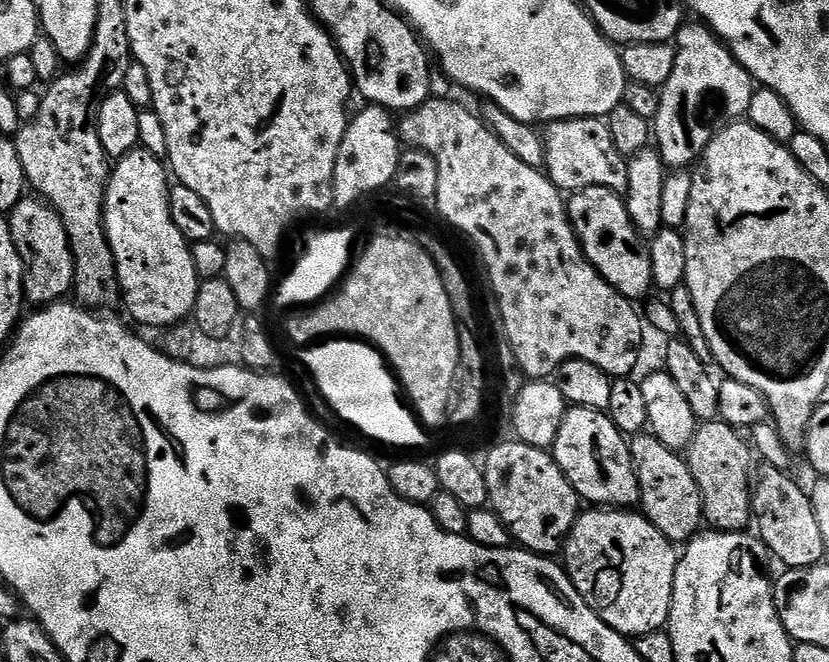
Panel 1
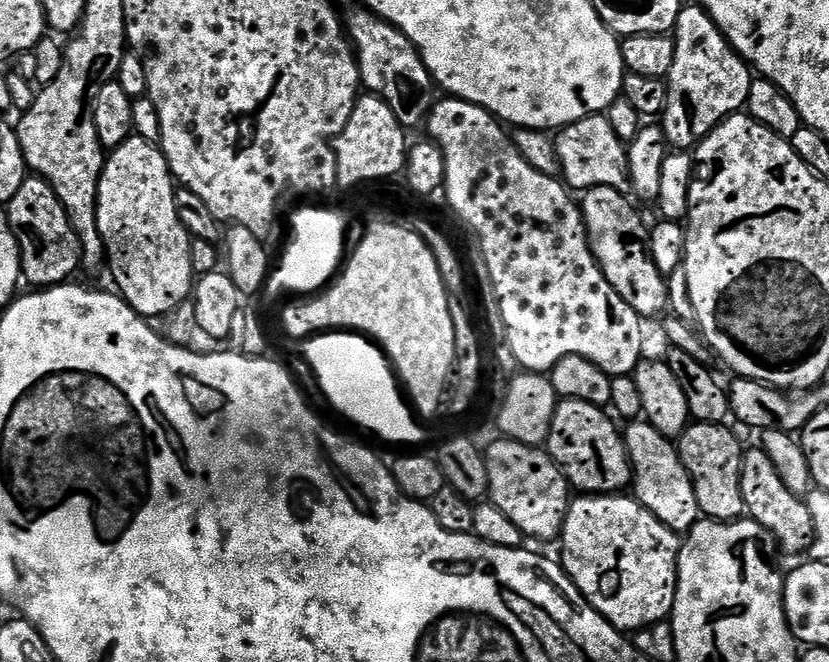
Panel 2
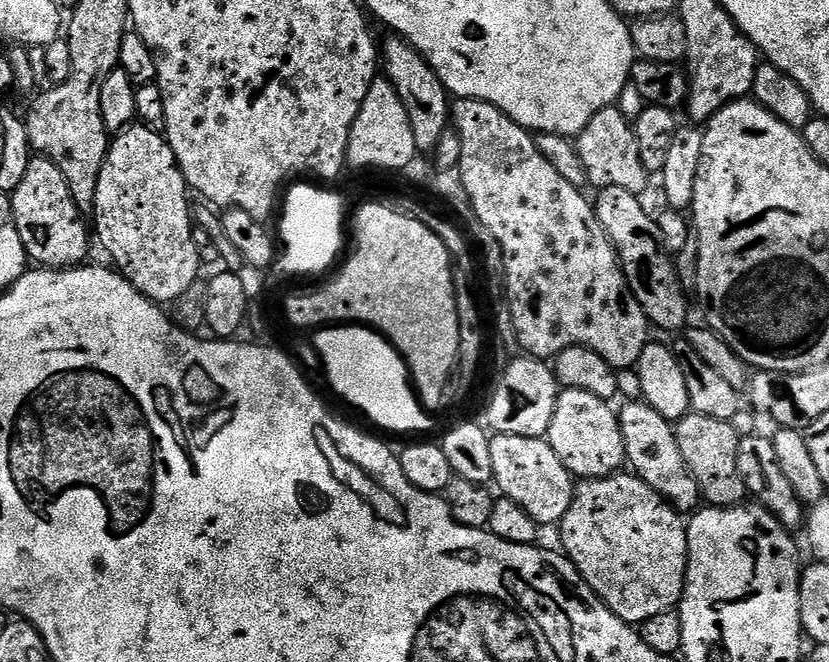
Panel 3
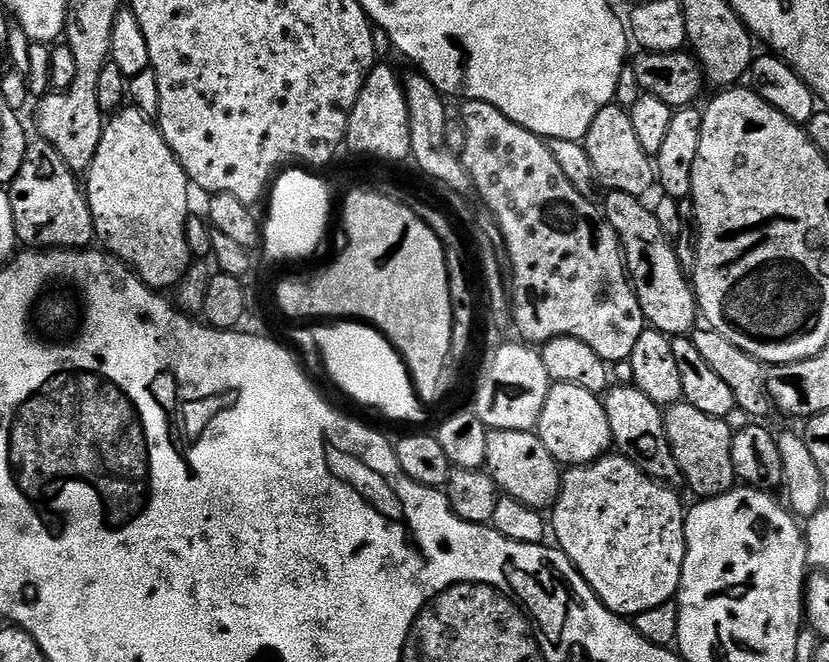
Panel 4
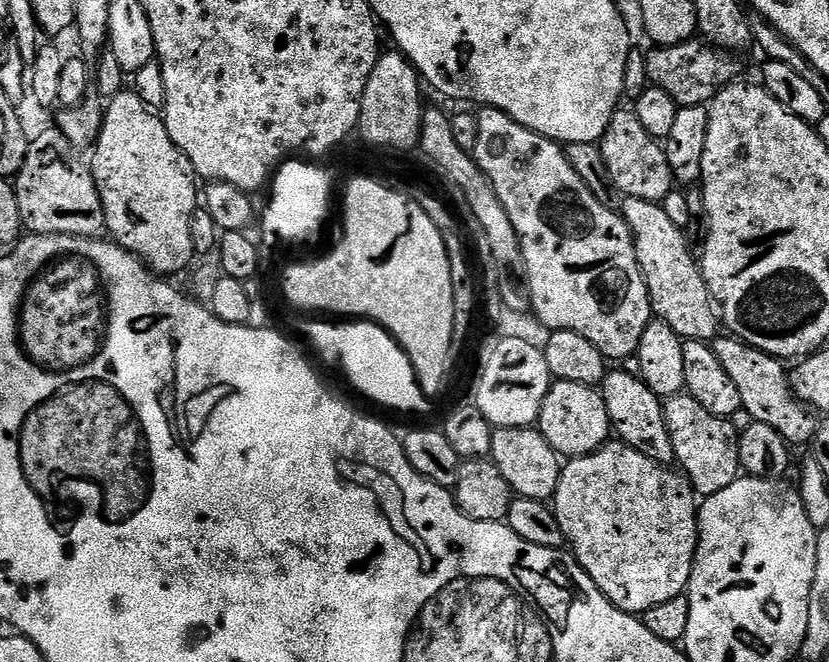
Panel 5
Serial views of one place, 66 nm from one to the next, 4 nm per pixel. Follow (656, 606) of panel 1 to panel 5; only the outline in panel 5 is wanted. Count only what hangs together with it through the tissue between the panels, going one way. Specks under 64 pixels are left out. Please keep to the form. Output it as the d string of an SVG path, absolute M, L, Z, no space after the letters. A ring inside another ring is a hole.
M623 442L609 443L598 452L591 452L588 456L577 456L569 459L565 464L568 465L566 465L565 468L563 465L554 489L556 521L561 530L564 531L565 537L570 541L570 544L576 547L576 549L574 549L574 555L580 567L583 568L584 571L588 573L588 577L600 587L600 591L604 593L604 597L614 606L621 608L623 612L643 614L662 602L670 602L670 598L685 595L688 580L692 576L692 561L696 558L696 545L700 538L698 496L688 477L679 471L676 471L676 473L671 472L668 468L663 468L663 466L652 457L652 454L639 448L632 448L631 445Z

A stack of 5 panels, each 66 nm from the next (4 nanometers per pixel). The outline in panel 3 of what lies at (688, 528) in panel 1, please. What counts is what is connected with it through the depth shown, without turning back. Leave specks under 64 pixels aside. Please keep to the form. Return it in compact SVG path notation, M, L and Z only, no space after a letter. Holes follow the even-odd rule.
M628 402L623 406L625 408L621 407L618 415L624 439L624 454L630 468L632 464L631 471L663 500L667 500L677 512L695 513L702 504L700 487L682 458L682 450L678 450L673 421L662 418L658 410L643 402Z

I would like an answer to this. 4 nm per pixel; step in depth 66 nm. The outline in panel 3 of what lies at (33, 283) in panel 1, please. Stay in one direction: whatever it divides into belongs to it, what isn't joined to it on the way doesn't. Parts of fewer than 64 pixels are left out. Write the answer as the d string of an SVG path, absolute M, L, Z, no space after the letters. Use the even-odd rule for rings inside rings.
M33 155L26 166L22 182L10 193L12 217L22 238L29 261L42 268L74 268L85 263L88 256L90 224L83 220L82 210L70 194L70 186L53 160Z

